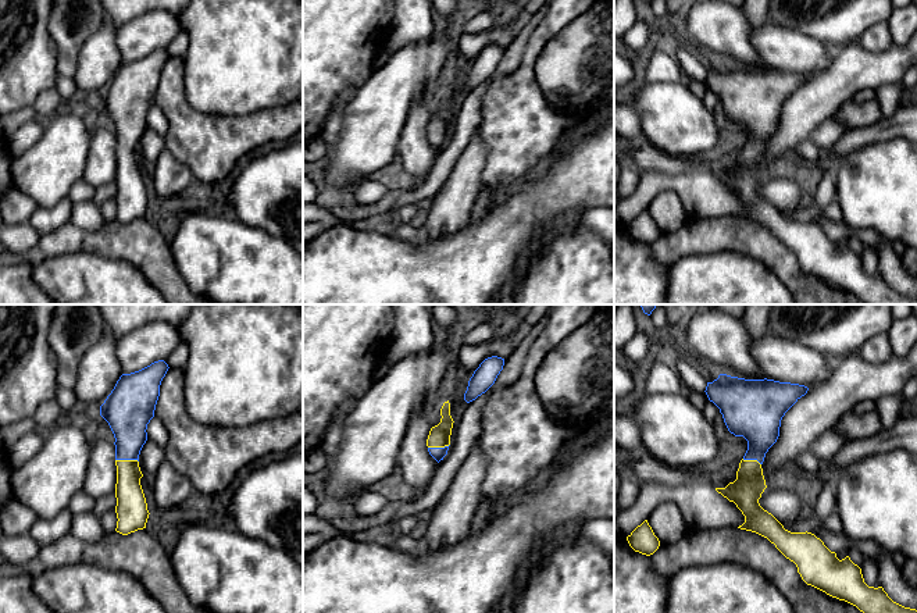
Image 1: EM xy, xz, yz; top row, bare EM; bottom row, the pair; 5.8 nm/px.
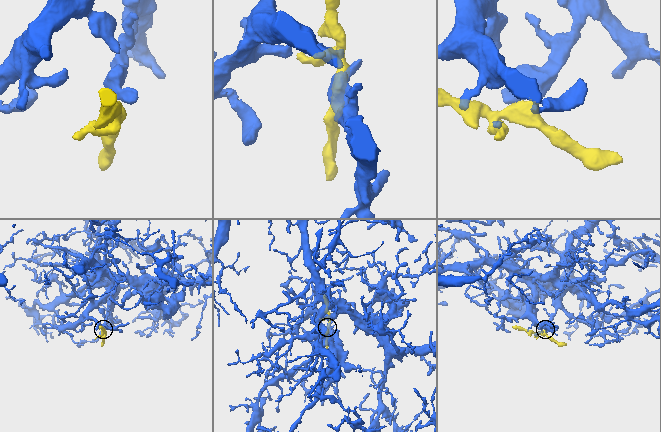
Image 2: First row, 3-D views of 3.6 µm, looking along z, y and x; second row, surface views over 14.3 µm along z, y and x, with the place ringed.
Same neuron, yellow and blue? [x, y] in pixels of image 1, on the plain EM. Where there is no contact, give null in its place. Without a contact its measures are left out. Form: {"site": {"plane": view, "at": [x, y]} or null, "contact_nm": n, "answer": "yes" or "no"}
{"site": {"plane": "xy", "at": [127, 149]}, "contact_nm": 140, "answer": "yes"}

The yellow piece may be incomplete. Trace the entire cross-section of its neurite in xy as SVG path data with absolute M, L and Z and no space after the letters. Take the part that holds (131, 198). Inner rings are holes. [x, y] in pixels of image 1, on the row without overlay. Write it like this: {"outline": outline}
{"outline": "M158 49L139 60L122 63L100 95L100 104L115 126L115 220L122 224L146 217L150 203L140 174L139 143L147 129L147 113L154 106L160 74L168 57L164 49Z"}

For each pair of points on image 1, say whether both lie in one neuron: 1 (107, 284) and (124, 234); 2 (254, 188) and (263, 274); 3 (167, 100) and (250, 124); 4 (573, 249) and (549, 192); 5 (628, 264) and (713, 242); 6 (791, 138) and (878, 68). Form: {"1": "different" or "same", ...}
{"1": "different", "2": "different", "3": "same", "4": "different", "5": "different", "6": "same"}

